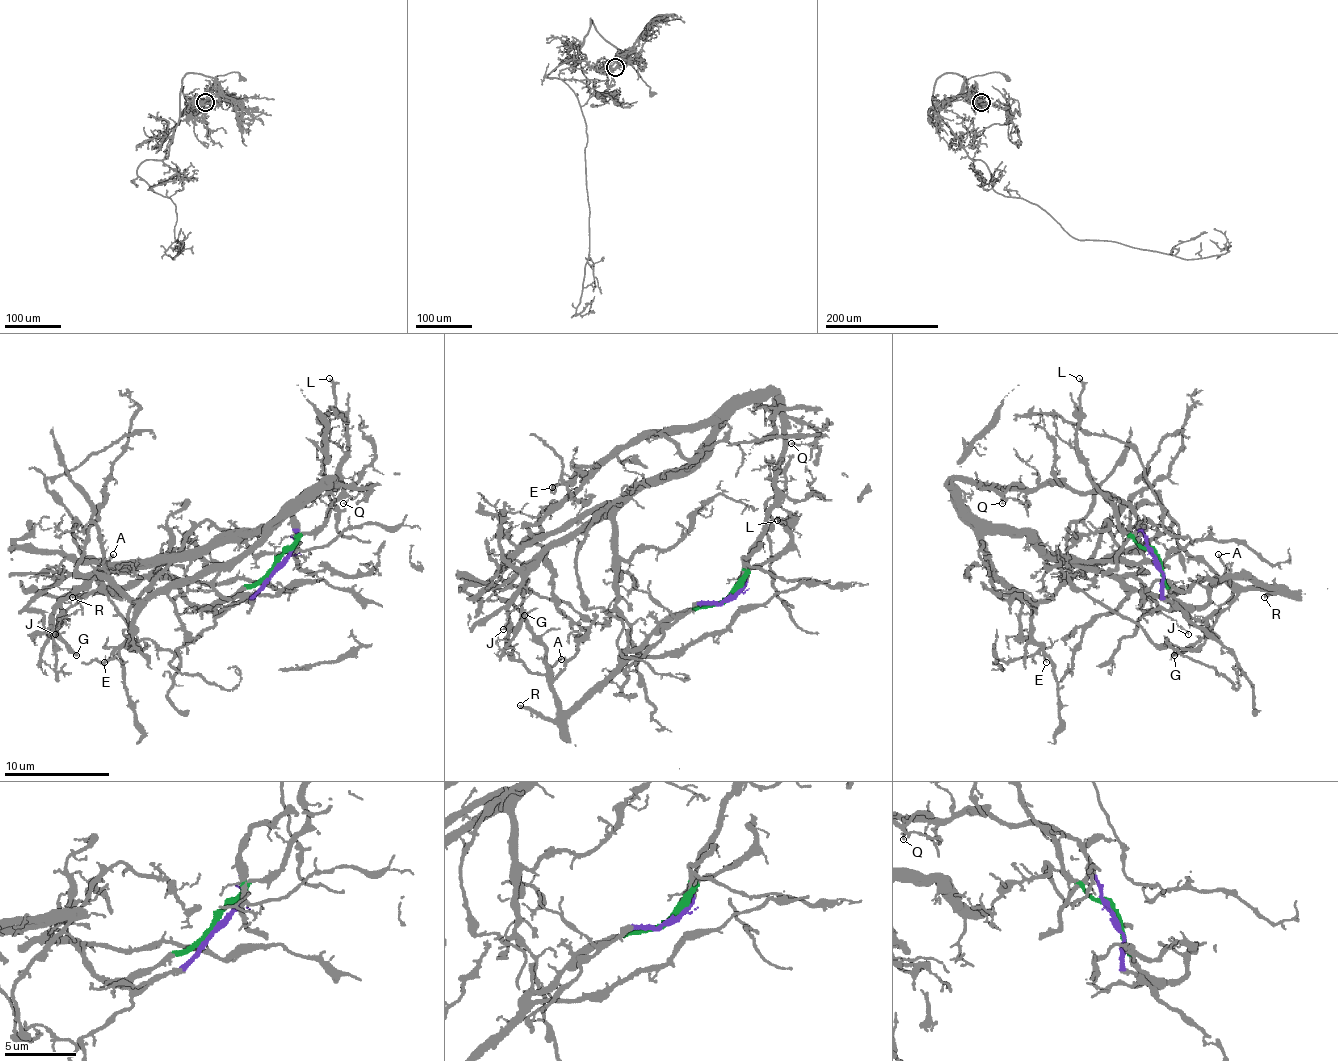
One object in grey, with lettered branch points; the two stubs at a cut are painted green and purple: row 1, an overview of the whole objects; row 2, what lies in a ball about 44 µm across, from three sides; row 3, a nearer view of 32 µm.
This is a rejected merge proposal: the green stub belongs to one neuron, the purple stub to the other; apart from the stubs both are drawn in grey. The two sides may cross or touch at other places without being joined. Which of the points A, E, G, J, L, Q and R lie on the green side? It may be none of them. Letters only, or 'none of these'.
A, G, L, R

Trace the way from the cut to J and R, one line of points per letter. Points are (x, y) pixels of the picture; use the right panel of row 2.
J: (1157, 564), (1141, 519), (1110, 496), (955, 483), (973, 517), (1039, 551), (1099, 567), (1189, 635)
R: (1157, 561), (1168, 588), (1189, 606), (1202, 606), (1210, 590), (1228, 577), (1254, 577), (1278, 593), (1265, 598)

